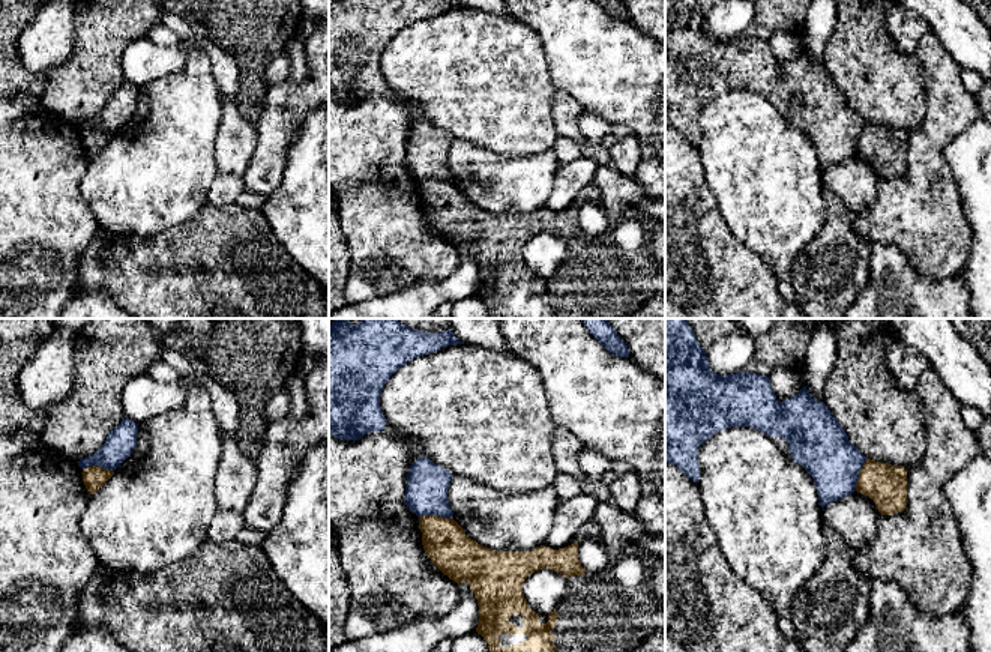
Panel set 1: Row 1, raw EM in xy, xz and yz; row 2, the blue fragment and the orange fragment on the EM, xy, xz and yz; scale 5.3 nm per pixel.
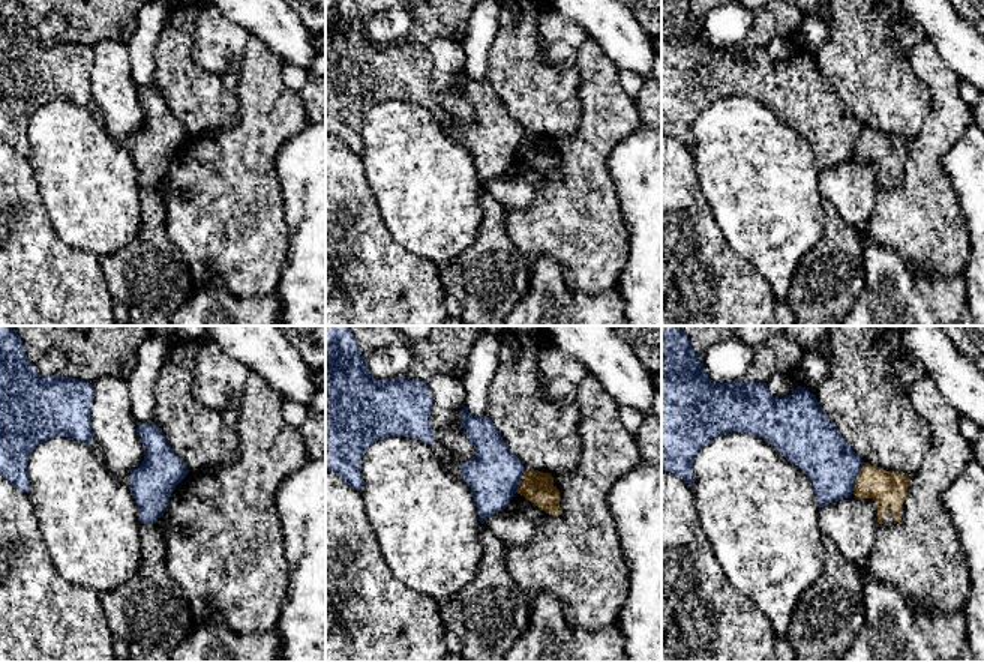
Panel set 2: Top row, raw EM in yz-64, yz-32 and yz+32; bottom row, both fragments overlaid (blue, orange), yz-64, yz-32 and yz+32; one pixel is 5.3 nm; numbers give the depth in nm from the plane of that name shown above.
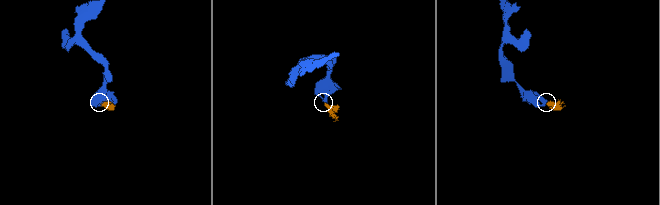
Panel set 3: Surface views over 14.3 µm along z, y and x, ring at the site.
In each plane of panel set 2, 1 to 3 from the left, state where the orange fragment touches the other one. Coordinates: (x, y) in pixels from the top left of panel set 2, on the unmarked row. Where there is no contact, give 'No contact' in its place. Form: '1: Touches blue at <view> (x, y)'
1: No contact
2: Touches blue at yz-32 (519, 144)
3: Touches blue at yz+32 (855, 143)

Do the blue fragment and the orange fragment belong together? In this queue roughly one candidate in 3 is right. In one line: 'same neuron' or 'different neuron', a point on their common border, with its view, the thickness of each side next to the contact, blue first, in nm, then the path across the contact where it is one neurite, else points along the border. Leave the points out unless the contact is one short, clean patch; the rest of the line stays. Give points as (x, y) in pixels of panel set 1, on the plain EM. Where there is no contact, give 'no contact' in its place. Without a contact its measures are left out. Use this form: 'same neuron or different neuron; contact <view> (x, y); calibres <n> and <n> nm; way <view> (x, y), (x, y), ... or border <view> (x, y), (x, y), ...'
different neuron; contact xz (436, 178); calibres 220 and 240 nm; border xz (419, 179), (445, 179), (452, 182)

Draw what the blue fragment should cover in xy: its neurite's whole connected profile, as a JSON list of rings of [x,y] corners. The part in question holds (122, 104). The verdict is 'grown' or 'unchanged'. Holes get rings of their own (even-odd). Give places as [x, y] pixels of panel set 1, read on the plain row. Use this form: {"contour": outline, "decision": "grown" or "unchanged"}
{"contour": [[[131,83],[122,86],[110,95],[105,107],[92,119],[77,125],[84,134],[90,129],[99,129],[107,134],[116,134],[137,110],[138,89]]], "decision": "unchanged"}

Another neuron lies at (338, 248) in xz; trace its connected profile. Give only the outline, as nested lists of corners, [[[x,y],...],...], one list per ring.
[[[329,198],[329,312],[347,303],[344,296],[350,273],[350,249],[339,224],[339,213],[333,198]]]

